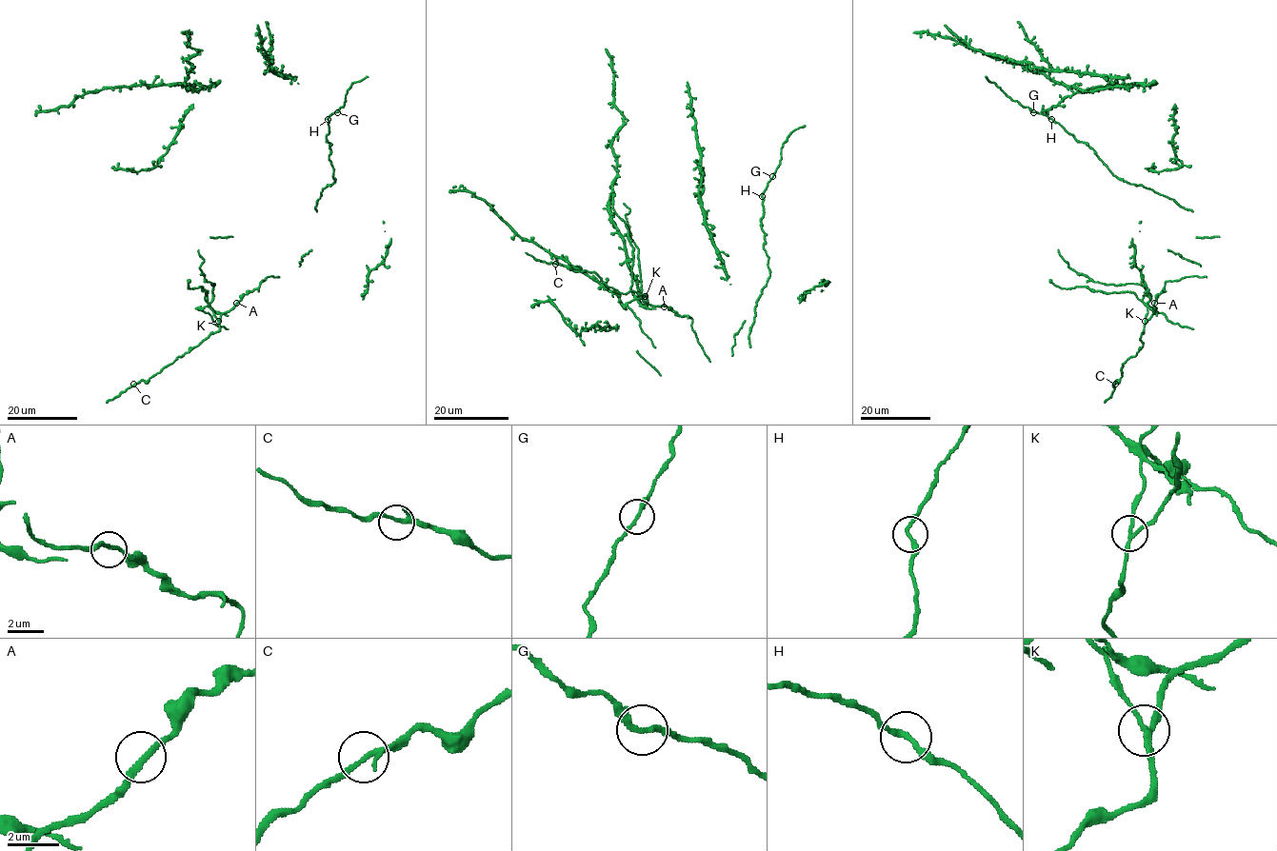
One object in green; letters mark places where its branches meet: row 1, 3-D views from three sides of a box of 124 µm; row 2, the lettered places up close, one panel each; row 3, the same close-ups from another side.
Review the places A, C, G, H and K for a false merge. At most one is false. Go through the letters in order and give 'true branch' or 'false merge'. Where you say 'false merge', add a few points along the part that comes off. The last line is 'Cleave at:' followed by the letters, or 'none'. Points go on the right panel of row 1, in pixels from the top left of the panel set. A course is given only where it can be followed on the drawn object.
A: true branch
C: true branch
G: true branch
H: true branch
K: false merge; course (1145, 322), (1150, 294), (1143, 286), (1094, 282), (1070, 267), (1058, 249)
Cleave at: K

